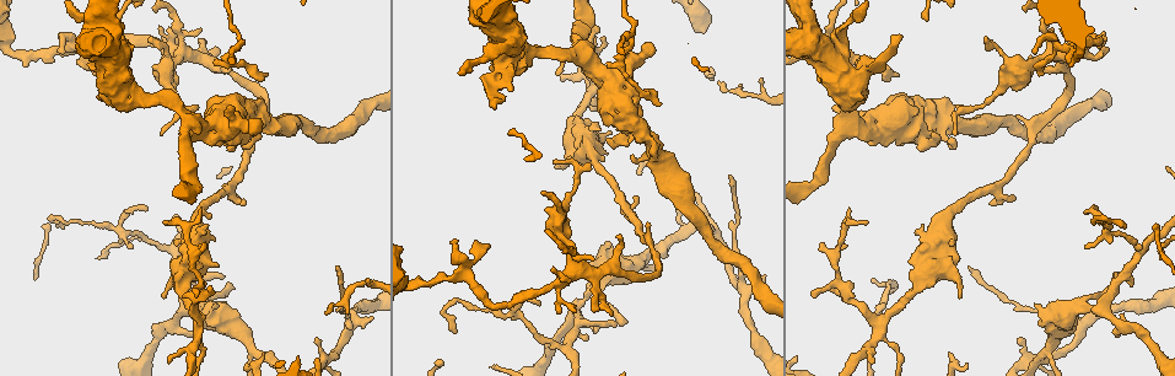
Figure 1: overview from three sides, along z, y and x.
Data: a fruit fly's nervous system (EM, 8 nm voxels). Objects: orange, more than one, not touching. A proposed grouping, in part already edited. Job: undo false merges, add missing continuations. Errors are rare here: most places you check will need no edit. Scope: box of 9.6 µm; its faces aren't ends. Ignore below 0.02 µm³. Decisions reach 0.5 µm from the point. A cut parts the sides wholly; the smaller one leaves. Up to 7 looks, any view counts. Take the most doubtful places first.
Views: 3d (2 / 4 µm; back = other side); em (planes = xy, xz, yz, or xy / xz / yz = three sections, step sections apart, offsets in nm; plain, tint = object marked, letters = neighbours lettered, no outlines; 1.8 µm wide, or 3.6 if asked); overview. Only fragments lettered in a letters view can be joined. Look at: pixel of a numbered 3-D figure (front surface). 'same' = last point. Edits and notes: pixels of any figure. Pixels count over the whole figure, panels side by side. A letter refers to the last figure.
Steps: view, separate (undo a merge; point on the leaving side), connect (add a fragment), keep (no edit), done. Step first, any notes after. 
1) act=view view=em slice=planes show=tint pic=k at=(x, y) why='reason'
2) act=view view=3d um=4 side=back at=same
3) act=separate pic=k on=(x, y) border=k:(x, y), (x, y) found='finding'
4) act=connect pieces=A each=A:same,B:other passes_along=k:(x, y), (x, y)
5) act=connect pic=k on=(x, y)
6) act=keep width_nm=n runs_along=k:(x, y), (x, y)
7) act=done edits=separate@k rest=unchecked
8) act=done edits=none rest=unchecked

act=view view=em um=3.6 slice=planes show=tint pic=1 at=(185, 310) why='thick turns thin'

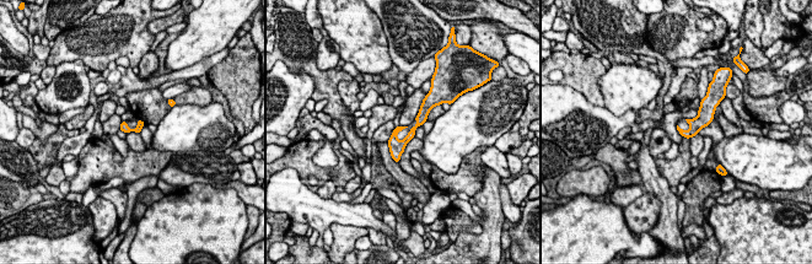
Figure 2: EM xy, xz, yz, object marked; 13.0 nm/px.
act=view view=em um=3.6 slice=planes show=letters at=same why='what lies round it'

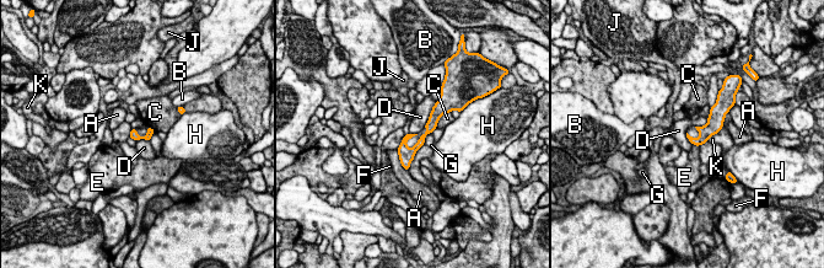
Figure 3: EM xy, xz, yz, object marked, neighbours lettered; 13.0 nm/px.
act=keep each=A:other,B:other,C:other,D:other,E:other,F:other,G:other,H:other,J:other,K:other runs_along=3:(436, 110), (407, 165) found='continuous, no second cell'

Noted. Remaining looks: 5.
act=view view=em um=3.6 slice=planes show=plain pic=1 at=(511, 39) why='sharp bend'

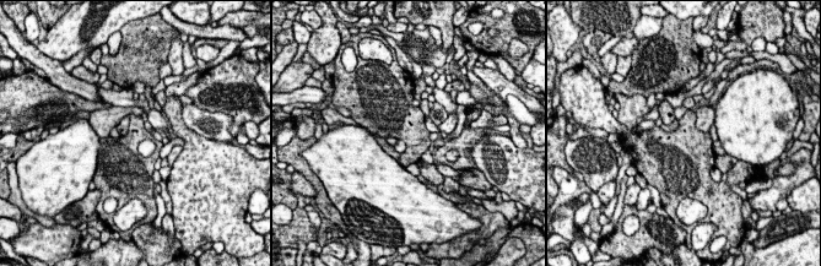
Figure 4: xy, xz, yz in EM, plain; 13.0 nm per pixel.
act=view view=em um=3.6 slice=planes show=tint at=same why='with the object marked'

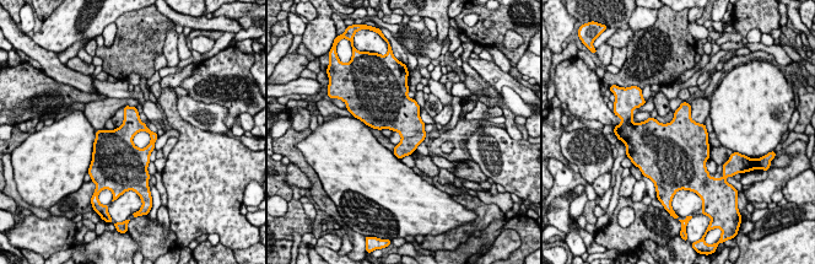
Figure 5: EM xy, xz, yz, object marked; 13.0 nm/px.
act=view view=em um=3.6 slice=planes show=letters at=same why='see the neighbours'

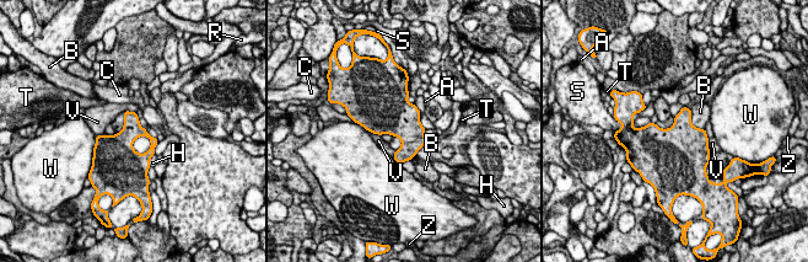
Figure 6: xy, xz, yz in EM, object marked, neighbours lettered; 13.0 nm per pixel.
act=keep each=A:other,B:other,C:other,H:other,R:other,S:other,T:other,V:other,W:other,Z:other border=6:(106, 133), (116, 134) found='continuous, no second cell'

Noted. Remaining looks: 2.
act=view view=3d um=2 pic=1 at=(232, 139) why='branch stops here'

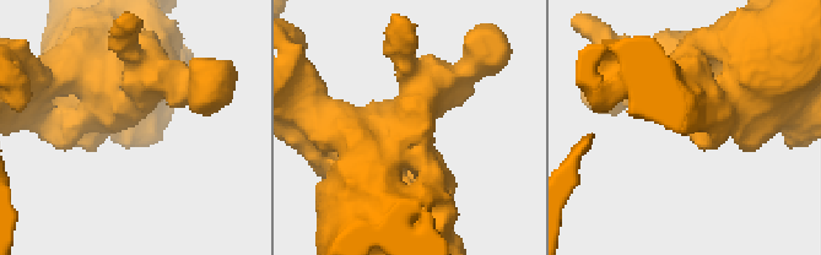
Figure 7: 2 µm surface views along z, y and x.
act=view view=em slice=planes show=letters pic=7 at=(137, 122) why='now the EM'

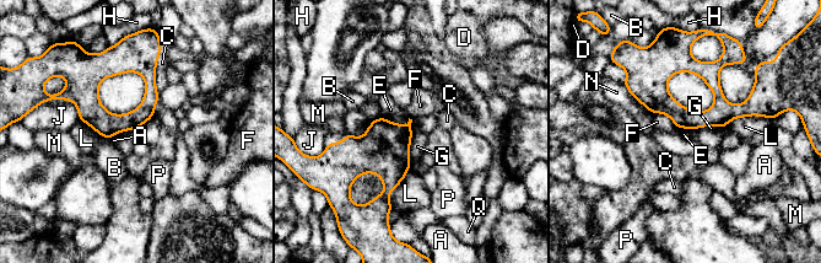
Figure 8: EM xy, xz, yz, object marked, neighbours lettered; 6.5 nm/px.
act=keep each=A:other,B:other,C:other,D:other,E:other,F:other,G:other,H:other,J:other,L:other,M:other,N:other,P:other,Q:other found='none of them fits'

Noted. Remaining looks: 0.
act=done edits=none rest=unchecked

